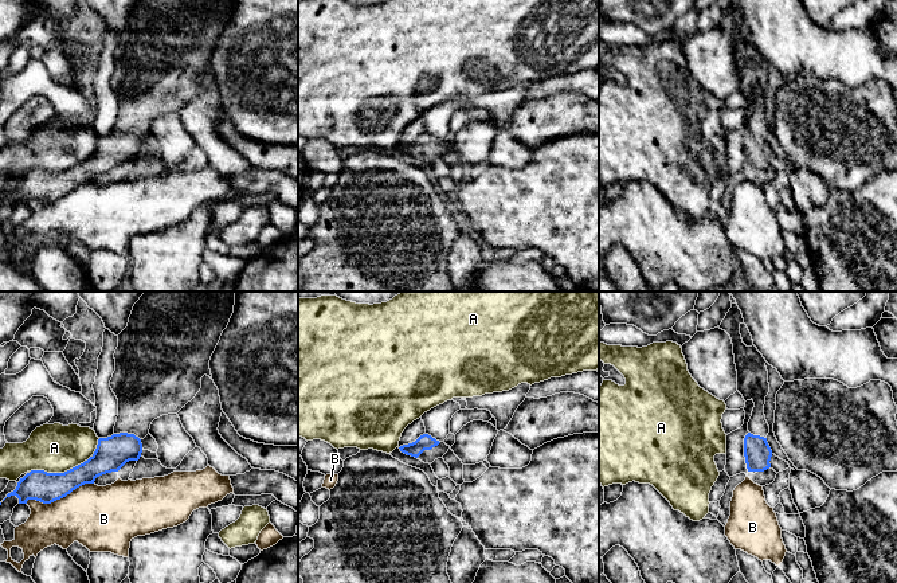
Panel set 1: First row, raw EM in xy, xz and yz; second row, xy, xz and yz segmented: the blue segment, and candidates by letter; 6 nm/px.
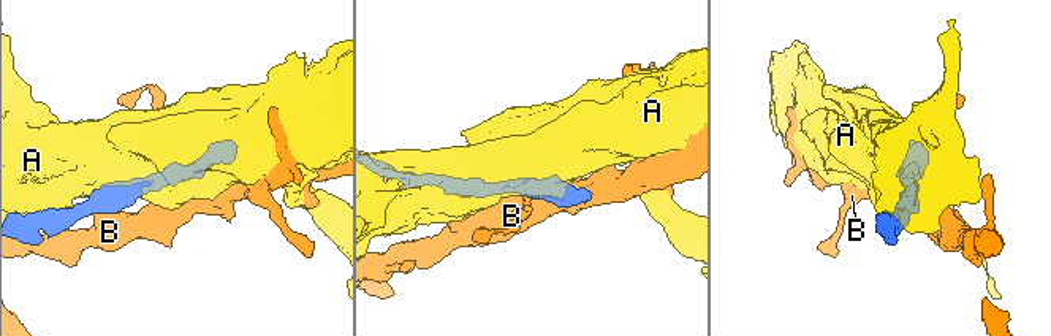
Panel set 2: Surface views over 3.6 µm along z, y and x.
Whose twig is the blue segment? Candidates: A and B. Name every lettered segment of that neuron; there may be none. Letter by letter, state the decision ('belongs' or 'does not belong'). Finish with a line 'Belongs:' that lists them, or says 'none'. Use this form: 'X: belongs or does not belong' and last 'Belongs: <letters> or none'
A: does not belong
B: does not belong
Belongs: none

